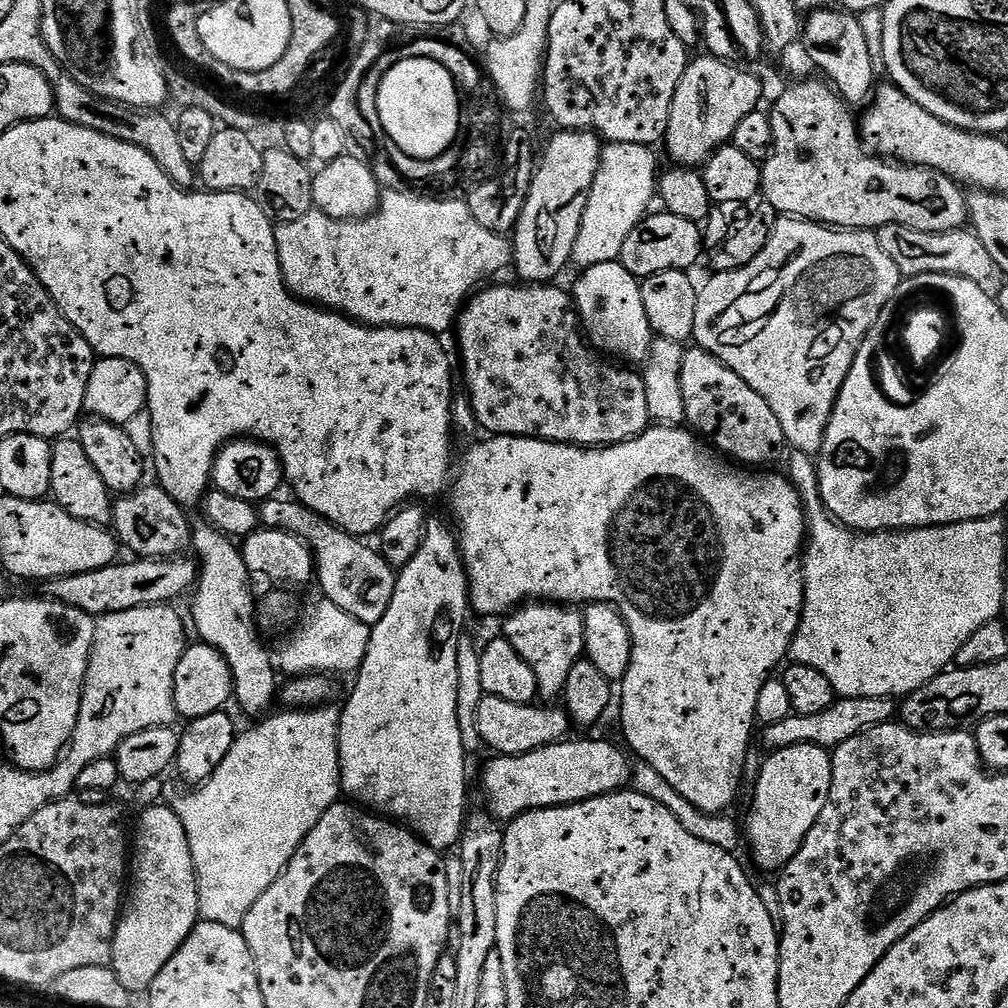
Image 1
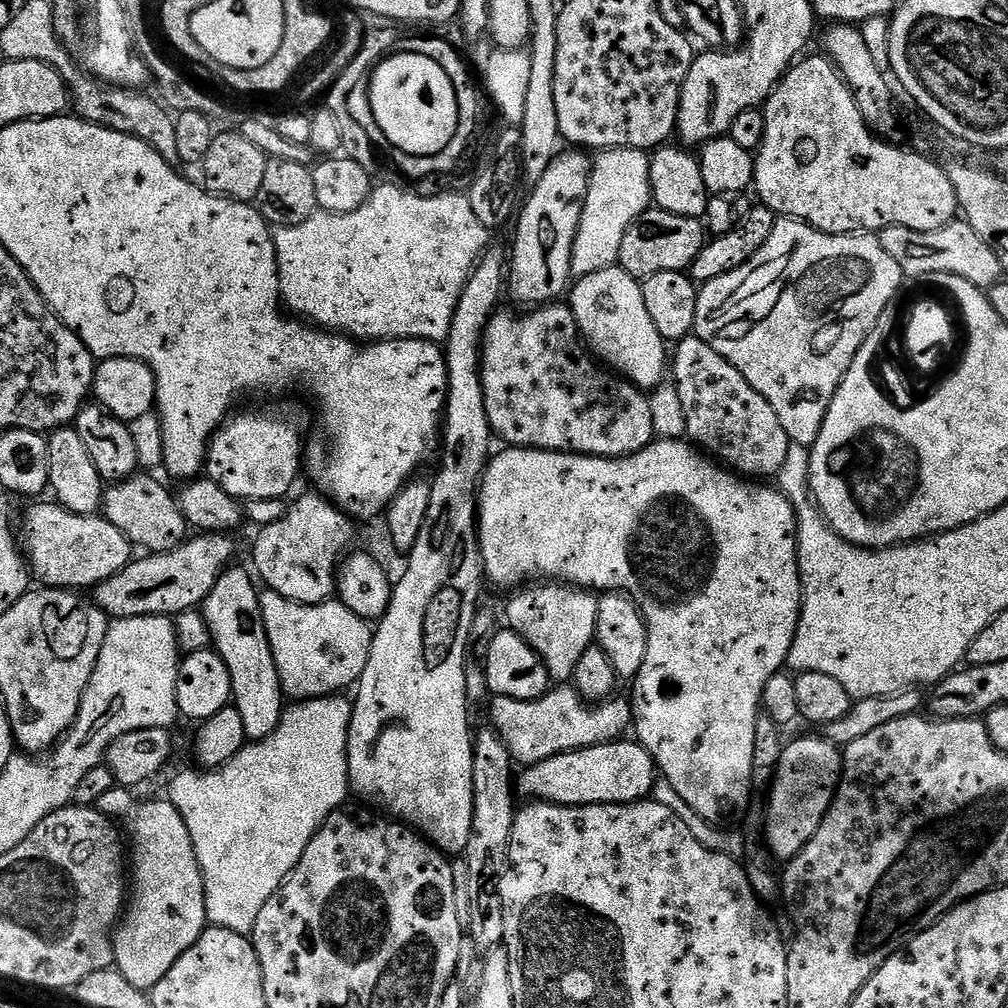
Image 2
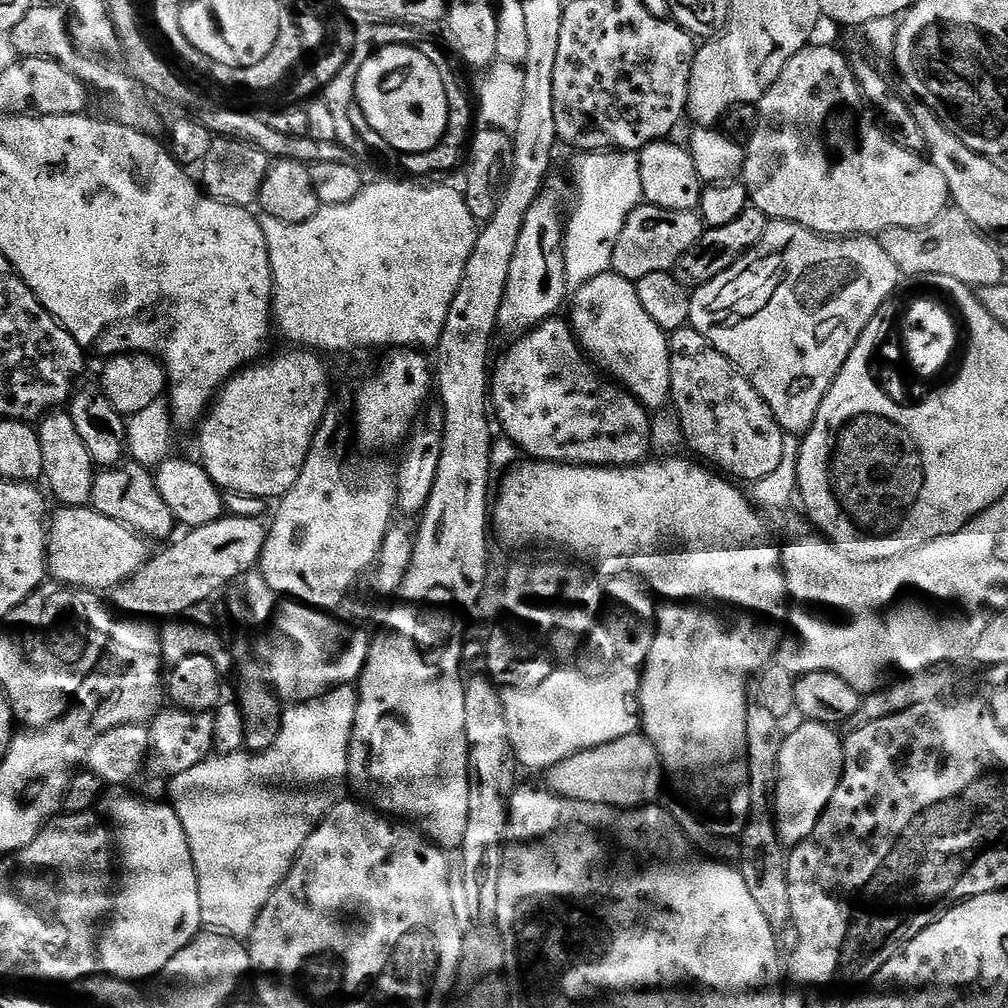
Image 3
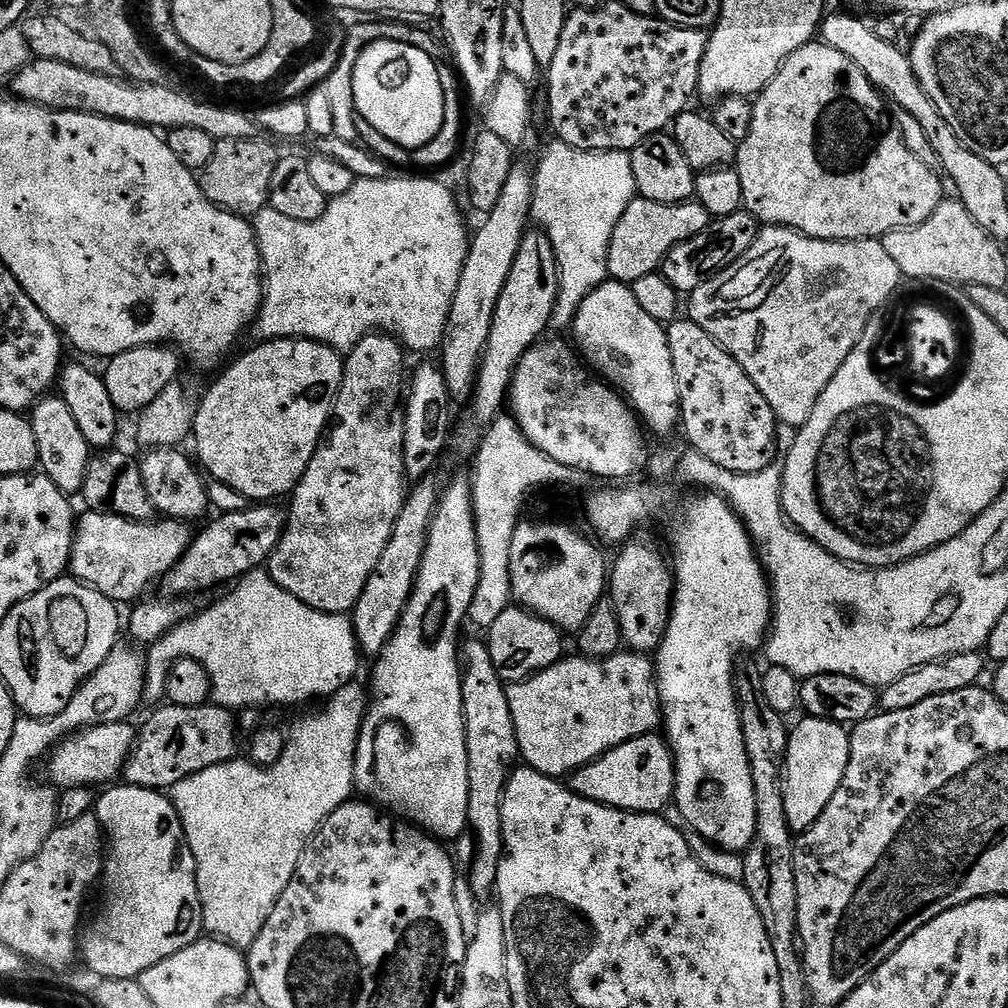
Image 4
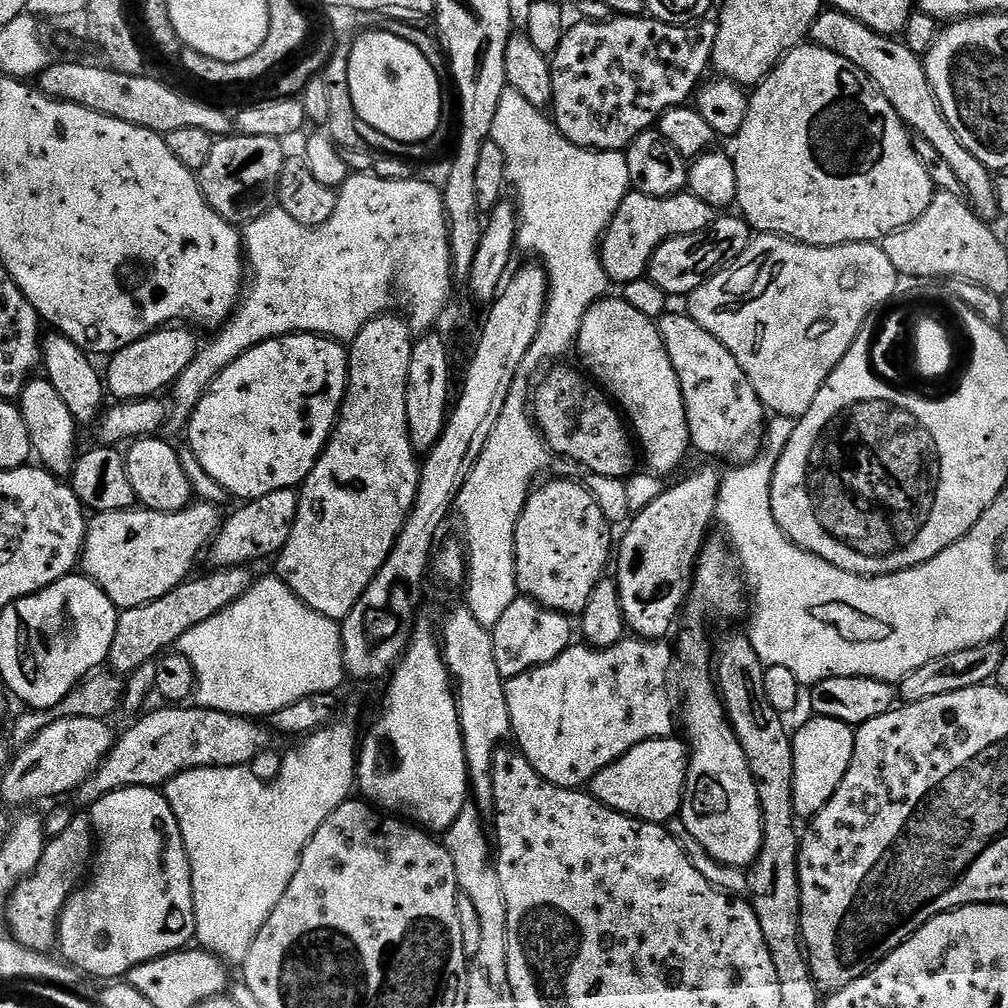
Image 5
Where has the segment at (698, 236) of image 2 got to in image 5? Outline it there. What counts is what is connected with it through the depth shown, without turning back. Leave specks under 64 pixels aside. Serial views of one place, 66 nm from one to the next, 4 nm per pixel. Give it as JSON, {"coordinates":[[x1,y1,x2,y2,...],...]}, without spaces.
{"coordinates":[[635,190,629,191,600,241,600,261,609,281,623,286,645,279,650,258,662,242,682,234,698,234,706,230,713,219,714,209,706,206,702,198,694,198,687,190,676,196,647,196]]}

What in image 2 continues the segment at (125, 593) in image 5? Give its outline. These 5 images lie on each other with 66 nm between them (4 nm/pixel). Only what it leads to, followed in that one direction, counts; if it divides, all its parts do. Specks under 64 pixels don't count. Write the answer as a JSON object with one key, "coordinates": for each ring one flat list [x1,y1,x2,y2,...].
{"coordinates":[[55,502,40,504,28,512,28,548,26,544,26,556,30,561,31,571,40,579,41,585,49,588,66,588,69,590,91,589,100,584,106,578,118,574,130,563,134,556,133,545,116,529,103,515,79,516,73,512,67,512]]}

